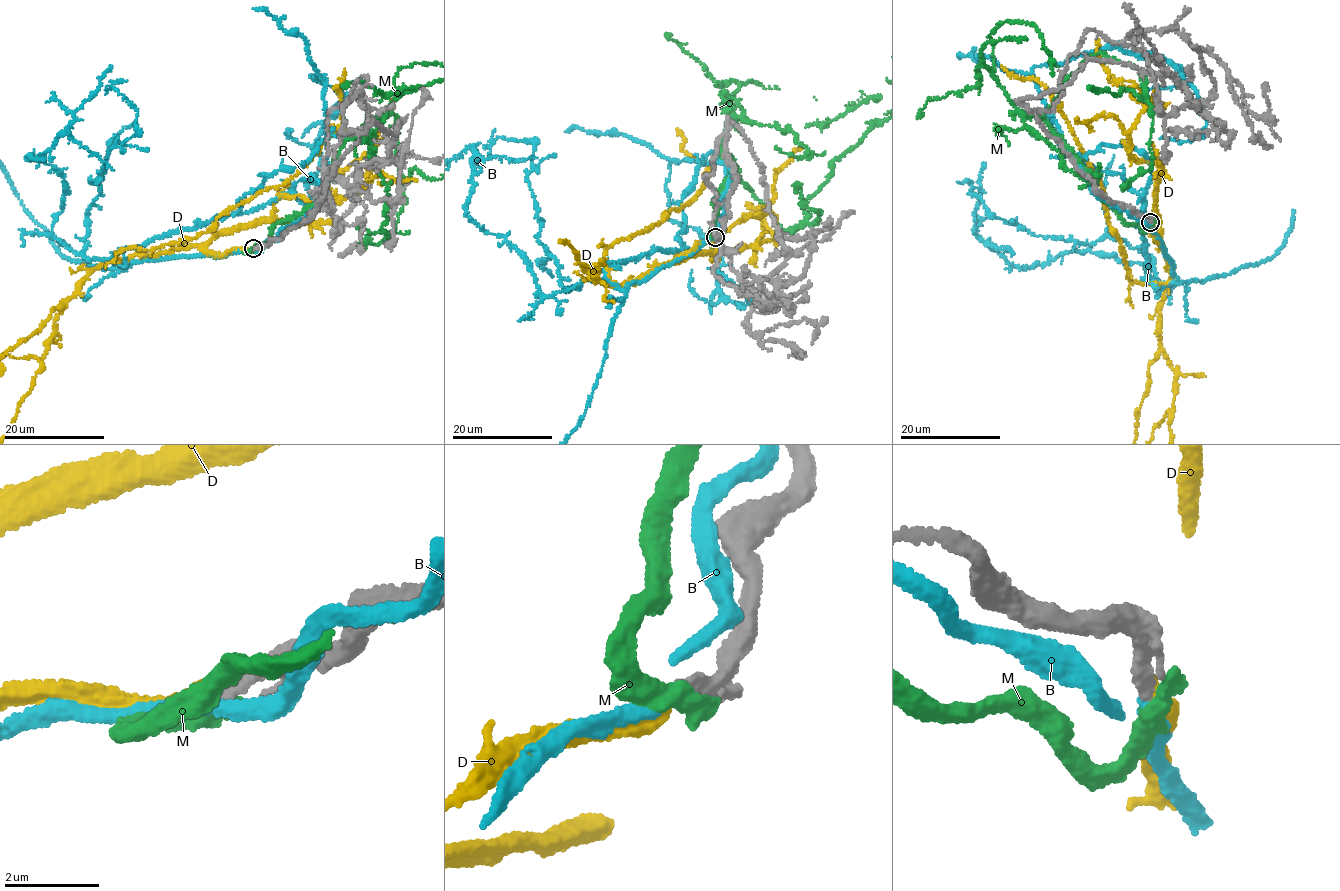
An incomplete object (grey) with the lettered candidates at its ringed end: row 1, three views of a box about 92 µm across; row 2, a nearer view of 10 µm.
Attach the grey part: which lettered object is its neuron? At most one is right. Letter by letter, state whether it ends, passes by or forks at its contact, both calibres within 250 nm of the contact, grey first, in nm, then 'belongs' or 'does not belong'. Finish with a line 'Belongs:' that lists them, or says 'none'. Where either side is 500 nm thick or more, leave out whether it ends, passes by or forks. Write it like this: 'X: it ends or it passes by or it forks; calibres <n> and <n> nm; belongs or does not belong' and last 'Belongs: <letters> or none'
B: it passes by; calibres 400 and 200 nm; does not belong
D: it ends; calibres 440 and 380 nm; belongs
M: calibres 400 and 550 nm; does not belong
Belongs: D

